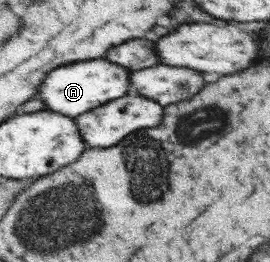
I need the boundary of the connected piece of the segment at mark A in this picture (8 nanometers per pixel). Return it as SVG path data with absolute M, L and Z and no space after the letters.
M106 58L80 61L62 65L61 68L49 73L38 93L38 98L44 101L47 110L76 118L131 93L131 80L133 80L132 70L119 65L118 62Z

